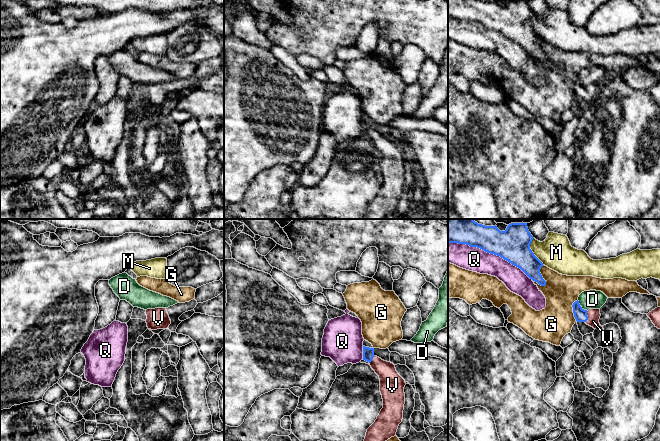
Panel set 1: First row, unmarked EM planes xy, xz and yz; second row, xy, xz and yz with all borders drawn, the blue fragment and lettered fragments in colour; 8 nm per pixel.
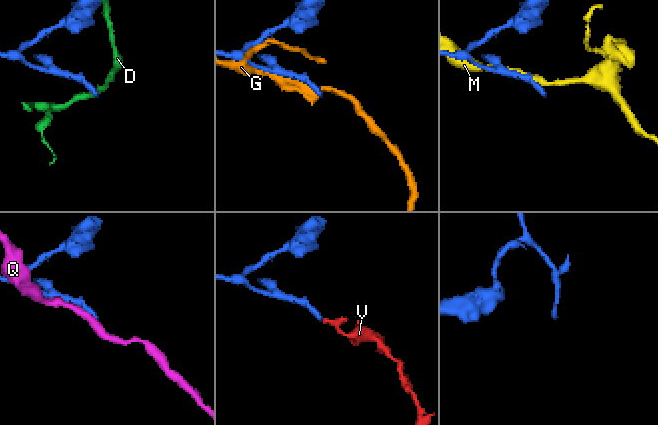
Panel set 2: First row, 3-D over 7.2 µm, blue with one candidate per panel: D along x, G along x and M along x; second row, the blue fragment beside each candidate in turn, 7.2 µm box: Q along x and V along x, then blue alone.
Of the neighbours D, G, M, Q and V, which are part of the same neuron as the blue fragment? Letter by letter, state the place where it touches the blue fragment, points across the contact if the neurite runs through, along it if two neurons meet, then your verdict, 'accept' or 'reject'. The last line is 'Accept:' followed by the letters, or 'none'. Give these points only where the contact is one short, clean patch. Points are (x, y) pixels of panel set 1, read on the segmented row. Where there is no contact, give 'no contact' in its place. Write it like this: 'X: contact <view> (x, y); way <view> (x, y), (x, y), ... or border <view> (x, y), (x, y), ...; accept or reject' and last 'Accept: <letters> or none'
D: contact yz (580, 306); reject
G: contact yz (541, 276); reject
M: contact yz (532, 252); reject
Q: contact yz (490, 253); reject
V: contact yz (587, 317); way yz (580, 314), (587, 317), (593, 315); accept
Accept: V

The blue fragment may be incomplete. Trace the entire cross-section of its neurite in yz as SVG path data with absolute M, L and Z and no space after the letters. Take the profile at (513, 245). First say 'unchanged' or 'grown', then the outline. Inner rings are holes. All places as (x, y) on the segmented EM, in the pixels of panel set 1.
unchanged; M448 219L448 243L466 244L500 256L545 286L540 273L544 265L530 249L532 240L527 223L511 223L505 231L500 231L496 225L485 226L473 219Z

